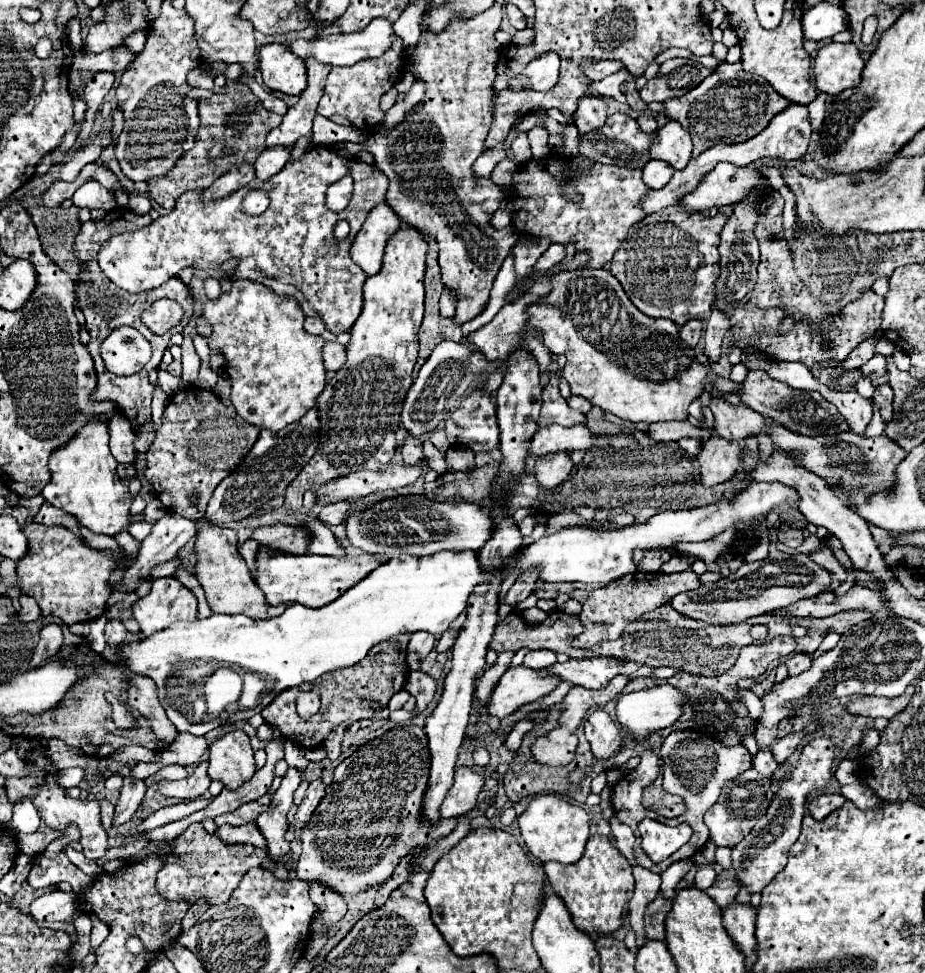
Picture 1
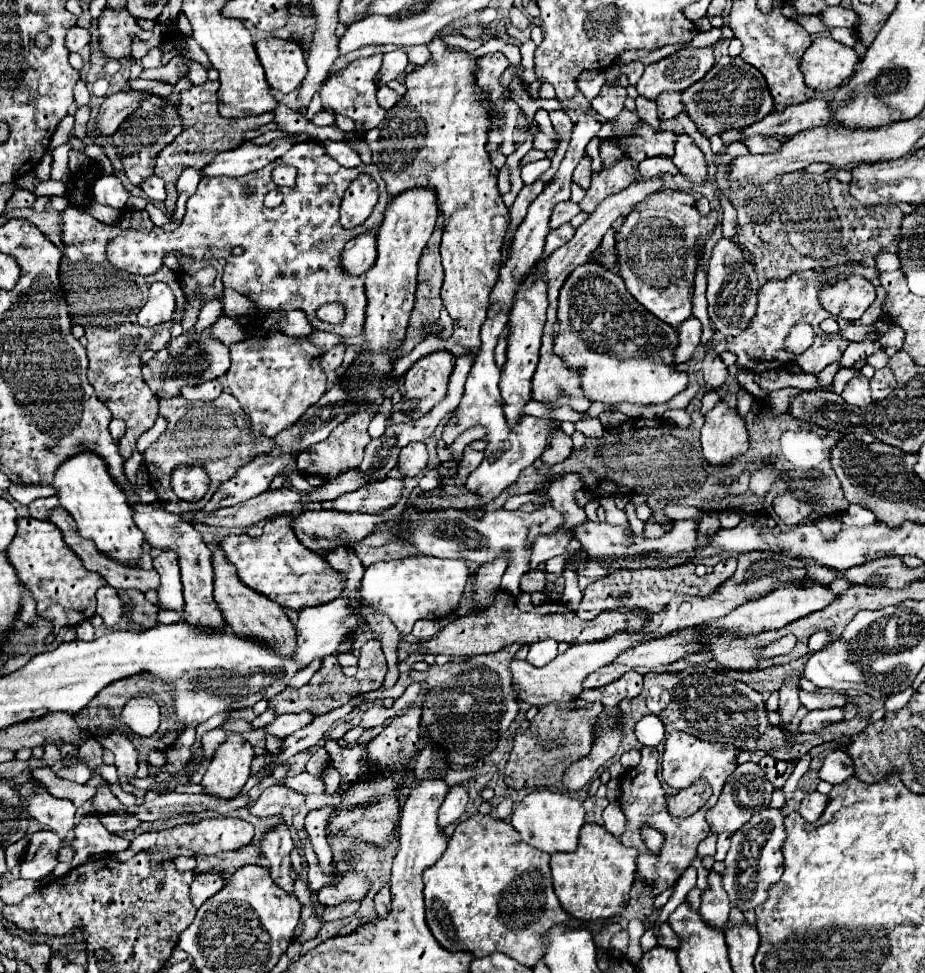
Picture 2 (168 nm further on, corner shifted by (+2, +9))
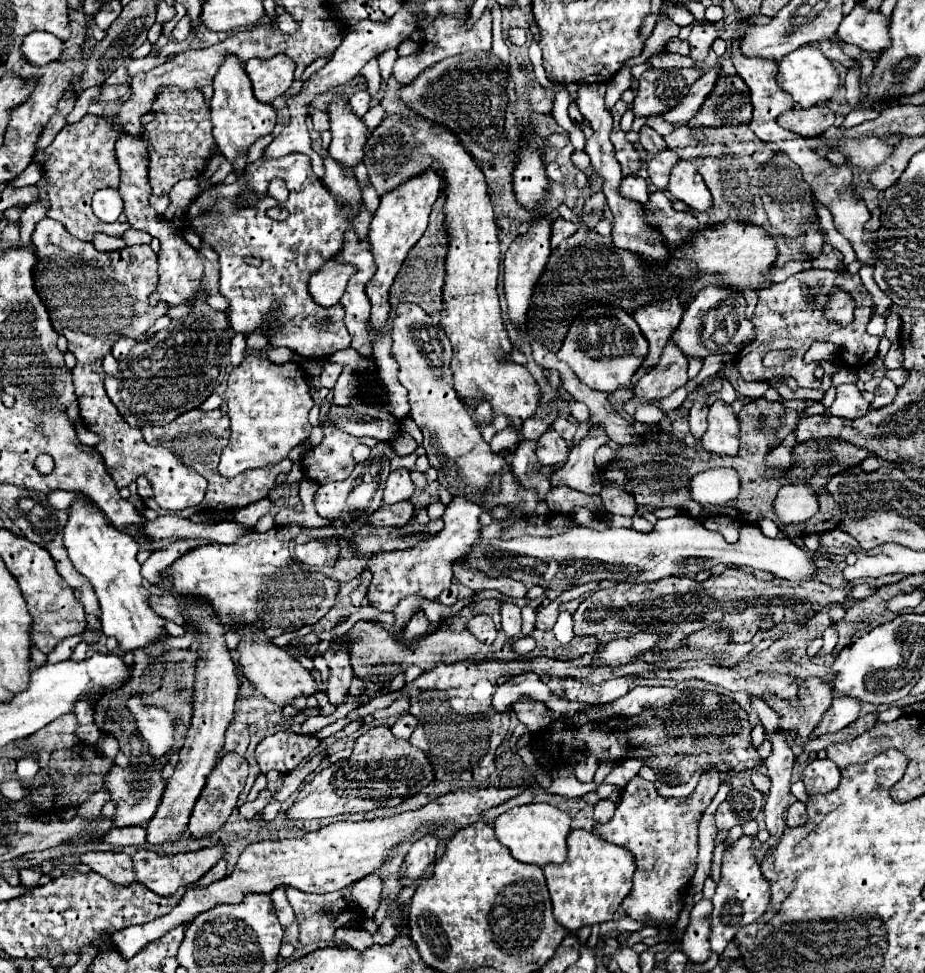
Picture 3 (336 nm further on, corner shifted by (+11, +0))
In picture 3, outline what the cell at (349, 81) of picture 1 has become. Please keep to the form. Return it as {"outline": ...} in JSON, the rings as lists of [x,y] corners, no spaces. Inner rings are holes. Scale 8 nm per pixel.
{"outline":[[[337,97],[329,105],[329,117],[331,117],[331,133],[333,141],[329,147],[329,157],[335,159],[345,169],[353,169],[363,159],[363,145],[367,141],[367,127],[359,117],[353,117],[353,113],[347,109],[349,101],[343,97]]]}

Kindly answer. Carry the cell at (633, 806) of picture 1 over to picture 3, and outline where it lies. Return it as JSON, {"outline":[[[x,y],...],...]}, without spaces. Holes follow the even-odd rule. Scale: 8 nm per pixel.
{"outline":[[[707,771],[701,775],[697,789],[689,798],[661,797],[657,789],[641,779],[639,775],[623,789],[619,807],[609,823],[597,825],[593,831],[625,849],[635,857],[637,869],[633,875],[633,889],[623,899],[623,911],[645,925],[657,927],[659,923],[673,925],[683,909],[681,901],[685,885],[691,883],[697,869],[697,835],[699,822],[707,805],[713,801],[721,785],[717,771]]]}

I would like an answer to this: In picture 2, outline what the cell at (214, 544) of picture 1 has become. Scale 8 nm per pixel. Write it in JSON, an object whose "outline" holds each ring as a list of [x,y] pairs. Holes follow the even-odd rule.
{"outline":[[[212,546],[212,568],[214,568],[214,600],[224,614],[226,624],[240,636],[258,636],[260,640],[268,642],[274,652],[280,652],[280,656],[292,656],[294,652],[294,638],[296,630],[294,624],[284,614],[282,606],[266,598],[264,594],[248,588],[238,580],[236,568],[226,560],[222,546]]]}

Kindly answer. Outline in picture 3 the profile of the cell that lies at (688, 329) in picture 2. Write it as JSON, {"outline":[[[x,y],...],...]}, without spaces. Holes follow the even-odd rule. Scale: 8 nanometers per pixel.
{"outline":[[[667,343],[667,349],[663,349],[663,357],[659,363],[639,379],[635,387],[635,397],[645,401],[659,401],[663,397],[669,397],[677,387],[683,387],[687,383],[687,357],[675,349],[675,345]]]}

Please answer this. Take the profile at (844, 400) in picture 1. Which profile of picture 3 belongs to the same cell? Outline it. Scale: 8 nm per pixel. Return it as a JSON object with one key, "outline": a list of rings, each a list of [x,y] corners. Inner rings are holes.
{"outline":[[[853,383],[837,387],[835,403],[831,405],[831,415],[841,419],[859,419],[869,411],[869,403],[863,399],[861,391]]]}

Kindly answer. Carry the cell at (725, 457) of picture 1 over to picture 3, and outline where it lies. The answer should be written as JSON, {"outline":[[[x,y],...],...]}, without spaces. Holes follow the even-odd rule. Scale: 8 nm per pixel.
{"outline":[[[715,401],[709,407],[709,429],[701,439],[709,453],[735,455],[739,449],[739,421],[731,405]]]}

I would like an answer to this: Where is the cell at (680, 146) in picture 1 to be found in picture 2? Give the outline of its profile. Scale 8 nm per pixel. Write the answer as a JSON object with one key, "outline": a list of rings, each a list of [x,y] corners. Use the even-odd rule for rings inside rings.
{"outline":[[[678,134],[676,136],[672,162],[690,180],[694,180],[694,182],[704,182],[706,180],[704,154],[702,154],[702,150],[694,144],[694,140],[688,134]]]}

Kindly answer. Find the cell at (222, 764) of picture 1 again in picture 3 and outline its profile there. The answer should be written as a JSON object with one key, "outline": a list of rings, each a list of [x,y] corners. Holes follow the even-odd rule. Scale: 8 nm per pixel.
{"outline":[[[227,753],[217,767],[213,769],[213,773],[209,775],[203,793],[199,795],[199,801],[191,813],[191,821],[189,821],[189,835],[193,839],[201,839],[201,837],[209,837],[213,833],[217,833],[223,823],[229,819],[231,811],[237,807],[237,799],[245,787],[245,779],[247,779],[247,761],[245,757],[237,755],[237,753]]]}

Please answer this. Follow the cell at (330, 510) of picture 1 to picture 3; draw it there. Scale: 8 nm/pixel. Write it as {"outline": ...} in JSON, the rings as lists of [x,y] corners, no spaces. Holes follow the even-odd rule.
{"outline":[[[401,501],[395,505],[383,505],[377,513],[369,517],[369,523],[375,527],[403,527],[415,515],[415,505],[411,501]]]}

